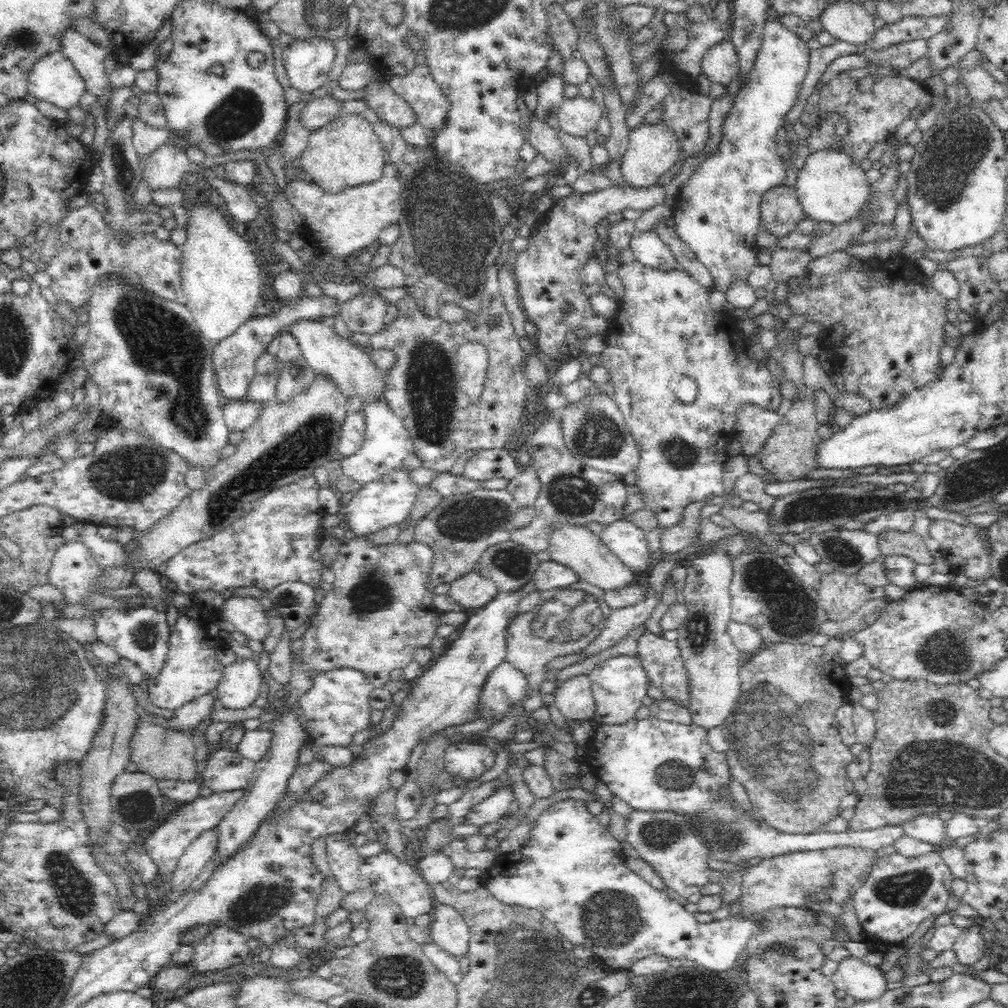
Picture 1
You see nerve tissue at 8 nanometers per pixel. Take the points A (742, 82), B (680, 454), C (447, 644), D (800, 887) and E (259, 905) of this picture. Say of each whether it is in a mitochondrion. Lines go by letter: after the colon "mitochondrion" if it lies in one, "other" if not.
A: other
B: mitochondrion
C: other
D: mitochondrion
E: mitochondrion

